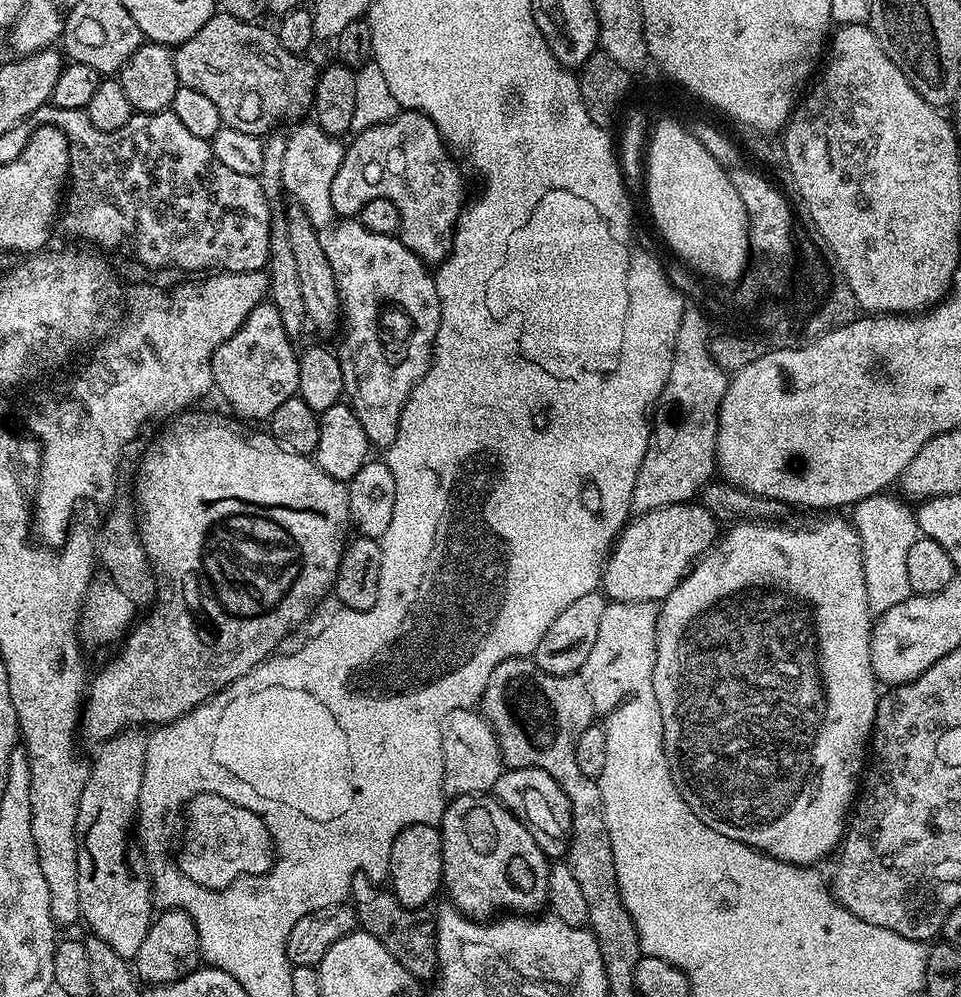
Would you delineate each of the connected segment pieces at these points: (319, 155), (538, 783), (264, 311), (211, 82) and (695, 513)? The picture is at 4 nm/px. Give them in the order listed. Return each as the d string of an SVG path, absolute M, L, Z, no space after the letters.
M315 122L299 124L295 125L297 128L290 132L286 142L286 159L282 162L284 192L292 195L291 199L310 218L318 234L318 242L322 242L322 250L326 250L326 258L334 270L336 283L342 286L342 320L346 325L342 332L344 396L347 403L351 404L358 422L362 422L362 430L366 430L369 445L373 449L386 450L398 434L400 415L408 395L412 393L412 387L421 380L432 362L432 346L436 342L440 325L436 277L424 261L419 260L395 235L374 234L363 228L356 218L338 219L330 202L330 185L334 183L334 174L338 174L345 145L337 137L326 134L326 130L322 130Z
M508 768L500 773L494 789L494 795L501 806L510 810L526 830L530 830L530 838L538 842L538 846L549 858L564 858L572 844L572 811L566 794L562 794L562 786L546 774L546 770L537 768Z
M272 302L254 306L242 326L230 339L222 342L212 359L212 383L215 391L224 395L231 411L248 422L267 421L286 402L298 393L300 358L294 340L282 326L279 310Z
M217 11L215 16L212 16L210 18L210 22L206 22L206 26L202 26L202 30L198 30L198 34L194 34L194 38L186 38L186 42L182 42L181 44L175 45L174 51L172 53L172 57L174 58L174 70L178 74L178 78L180 79L181 85L185 88L193 88L194 90L198 90L202 94L206 94L206 98L210 98L210 102L214 102L214 107L217 108L218 114L220 115L220 123L225 128L237 128L238 130L242 130L242 134L250 134L251 136L259 136L261 138L268 135L269 132L273 131L277 126L280 126L280 123L283 122L283 120L292 120L295 121L297 118L295 116L300 116L303 114L303 112L307 113L309 109L312 107L312 99L314 98L314 90L316 89L316 78L318 75L318 68L315 68L314 65L311 64L310 61L304 60L308 59L305 58L303 55L291 52L290 50L286 50L286 46L282 46L282 42L277 38L275 31L271 27L269 28L263 28L263 23L260 22L253 22L250 20L239 20L238 18L234 18L230 14L226 14L222 11Z
M699 502L671 504L629 519L604 561L603 595L612 602L663 602L689 568L716 543L716 527L716 517Z

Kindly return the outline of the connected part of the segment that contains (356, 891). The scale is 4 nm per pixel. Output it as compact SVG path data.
M372 882L364 883L368 884L357 883L350 893L359 927L378 938L378 942L382 942L389 954L411 975L413 972L416 976L431 977L436 968L435 927L429 921L427 924L426 921L420 920L419 911L402 906L402 902L398 902L398 898L387 887L377 886Z

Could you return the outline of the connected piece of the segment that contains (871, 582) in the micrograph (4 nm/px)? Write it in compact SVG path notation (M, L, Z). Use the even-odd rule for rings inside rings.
M892 494L862 498L850 508L850 523L860 539L860 553L864 563L862 574L866 578L866 606L873 617L882 615L890 610L890 606L913 595L906 570L906 558L910 555L910 546L914 546L914 542L922 535L916 524L913 505L888 495Z

